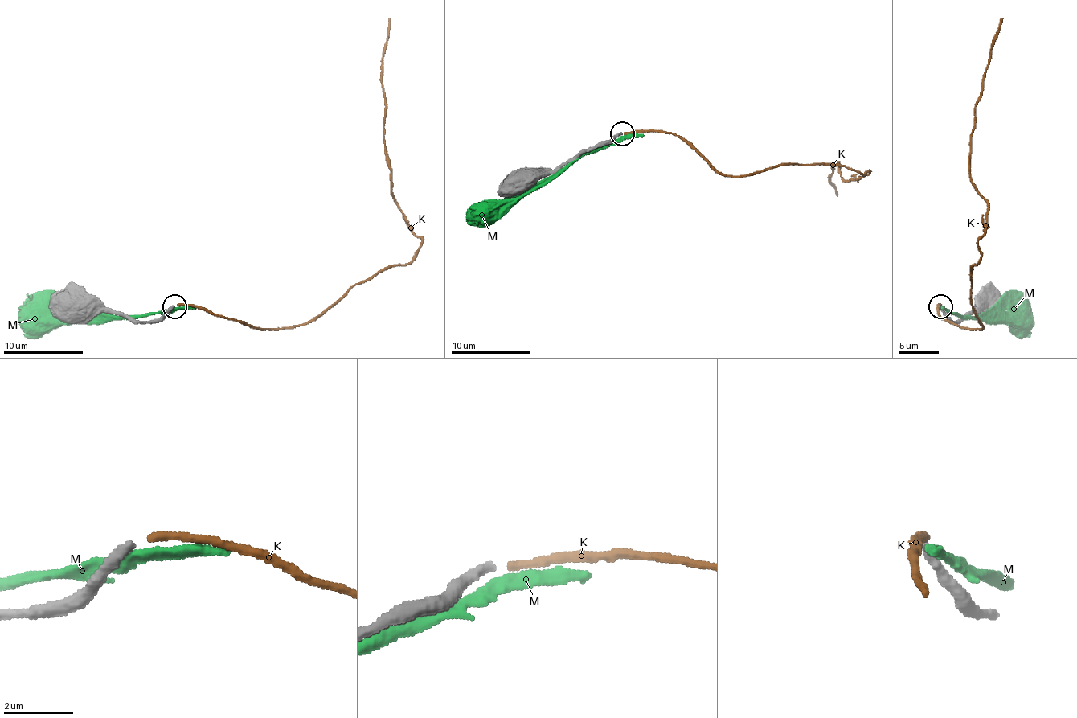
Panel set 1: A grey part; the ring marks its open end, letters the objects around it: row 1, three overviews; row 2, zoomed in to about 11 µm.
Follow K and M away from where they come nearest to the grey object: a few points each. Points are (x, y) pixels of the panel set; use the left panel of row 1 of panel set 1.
K: (177, 305), (298, 326), (412, 259), (422, 239), (398, 205), (384, 129), (390, 18)
M: (177, 307), (153, 314), (39, 318)

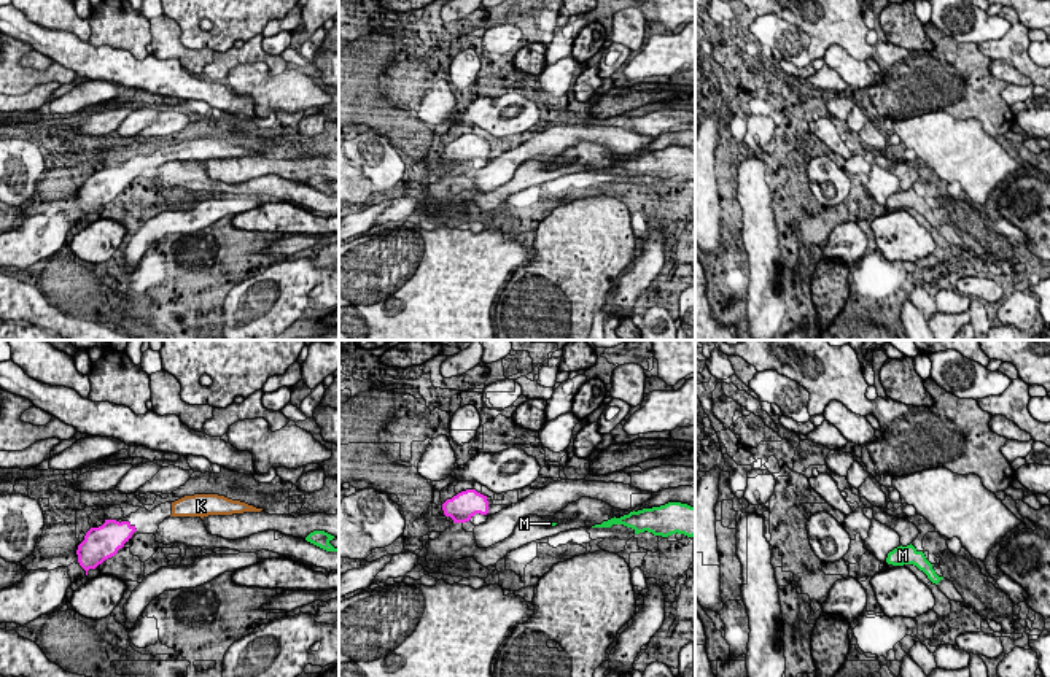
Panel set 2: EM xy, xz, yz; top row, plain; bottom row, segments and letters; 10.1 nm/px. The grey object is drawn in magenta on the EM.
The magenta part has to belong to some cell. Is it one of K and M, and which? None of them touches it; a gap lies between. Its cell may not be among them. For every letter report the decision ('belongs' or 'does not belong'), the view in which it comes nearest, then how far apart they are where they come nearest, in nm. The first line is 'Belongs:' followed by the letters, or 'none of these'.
Belongs: K
K: belongs; view xy; gap 380 nm
M: does not belong; view xz; gap 600 nm

